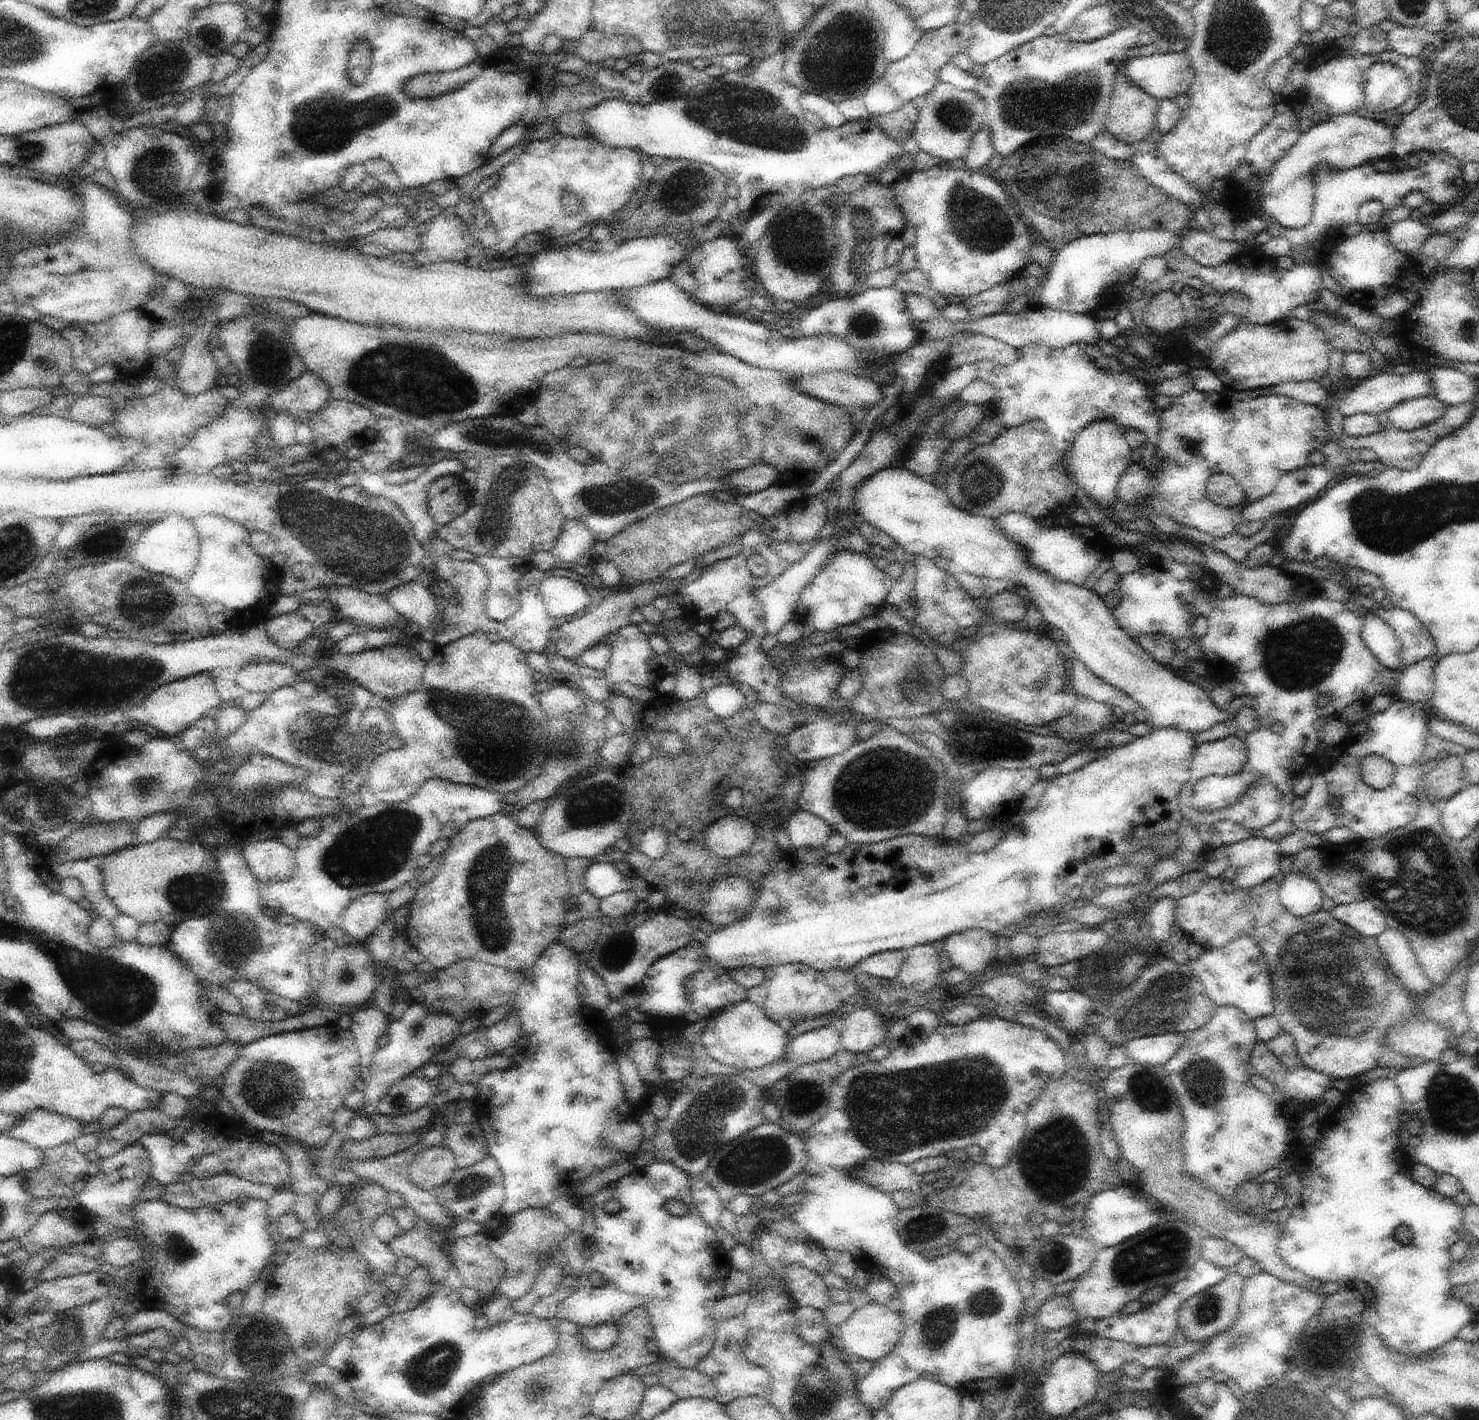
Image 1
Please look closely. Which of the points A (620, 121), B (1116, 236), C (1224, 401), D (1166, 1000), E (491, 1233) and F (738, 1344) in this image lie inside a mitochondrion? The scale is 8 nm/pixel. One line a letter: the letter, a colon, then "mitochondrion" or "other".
A: other
B: other
C: other
D: mitochondrion
E: other
F: other

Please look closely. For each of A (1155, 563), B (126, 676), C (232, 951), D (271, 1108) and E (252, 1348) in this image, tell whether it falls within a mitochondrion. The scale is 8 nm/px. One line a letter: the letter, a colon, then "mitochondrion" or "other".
A: other
B: mitochondrion
C: mitochondrion
D: mitochondrion
E: mitochondrion

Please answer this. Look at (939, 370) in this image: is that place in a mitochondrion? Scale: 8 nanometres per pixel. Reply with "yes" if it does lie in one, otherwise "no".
no

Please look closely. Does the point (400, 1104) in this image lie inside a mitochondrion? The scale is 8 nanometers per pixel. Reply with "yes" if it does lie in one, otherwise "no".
yes

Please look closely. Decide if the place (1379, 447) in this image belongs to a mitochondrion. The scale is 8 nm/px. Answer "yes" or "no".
no

